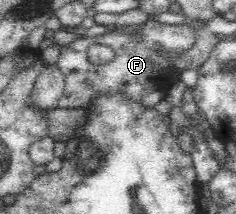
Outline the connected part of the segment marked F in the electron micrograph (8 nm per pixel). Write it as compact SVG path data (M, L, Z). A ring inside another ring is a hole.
M152 19L138 25L139 35L131 36L128 32L114 29L96 37L83 36L68 45L61 46L60 57L56 65L64 73L64 95L58 100L60 108L84 108L90 99L94 99L96 91L110 91L120 88L130 99L141 101L143 94L156 85L167 90L175 81L176 73L170 66L168 58L161 52L177 51L182 53L194 45L194 30L186 24L167 25ZM92 44L108 45L114 51L113 58L100 65L88 60L88 47Z

